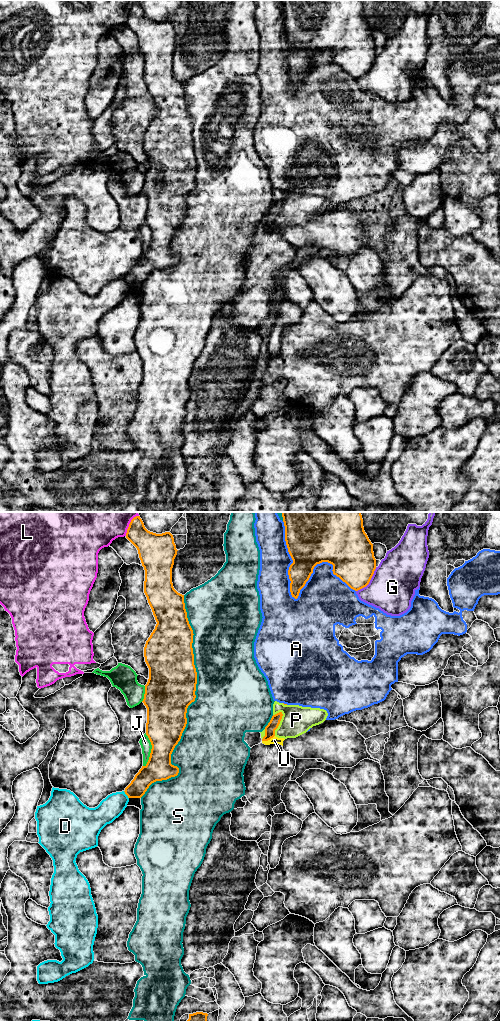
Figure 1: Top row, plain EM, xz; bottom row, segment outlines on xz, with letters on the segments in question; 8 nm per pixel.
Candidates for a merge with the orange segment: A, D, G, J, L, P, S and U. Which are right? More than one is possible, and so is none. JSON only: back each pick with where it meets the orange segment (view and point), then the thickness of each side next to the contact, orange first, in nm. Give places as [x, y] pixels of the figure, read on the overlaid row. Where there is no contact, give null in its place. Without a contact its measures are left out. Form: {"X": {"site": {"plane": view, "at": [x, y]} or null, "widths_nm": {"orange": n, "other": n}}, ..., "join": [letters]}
{"join": []}

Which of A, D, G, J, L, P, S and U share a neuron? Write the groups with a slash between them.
A / D / G / J L / P U / S

